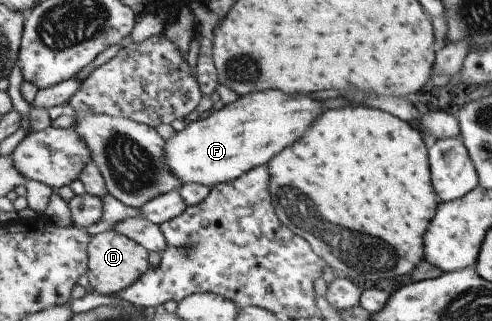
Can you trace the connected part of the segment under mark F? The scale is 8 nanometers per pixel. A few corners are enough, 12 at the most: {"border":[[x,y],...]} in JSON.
{"border":[[254,92],[165,141],[181,181],[213,187],[304,138],[321,101]]}

